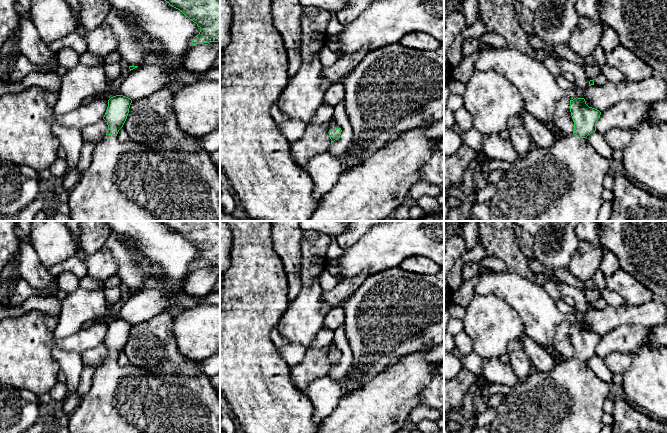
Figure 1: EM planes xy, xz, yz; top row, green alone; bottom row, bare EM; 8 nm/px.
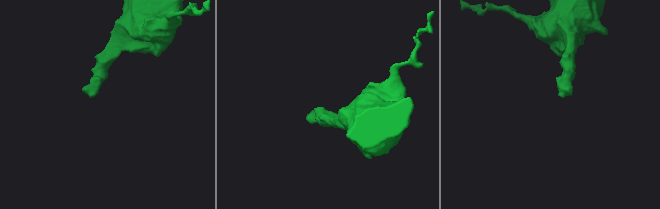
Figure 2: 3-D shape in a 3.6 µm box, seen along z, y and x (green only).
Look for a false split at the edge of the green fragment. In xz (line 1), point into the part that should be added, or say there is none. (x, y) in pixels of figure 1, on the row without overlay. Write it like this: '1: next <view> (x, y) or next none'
1: next xz (333, 349)

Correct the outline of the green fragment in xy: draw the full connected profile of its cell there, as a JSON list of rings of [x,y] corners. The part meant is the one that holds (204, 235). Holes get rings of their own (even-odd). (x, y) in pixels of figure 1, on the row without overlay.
[[[162,221],[201,253],[192,269],[220,266],[220,221]]]

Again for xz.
[[[334,343],[331,345],[328,356],[331,363],[331,368],[340,362],[341,356],[342,354],[336,344]]]

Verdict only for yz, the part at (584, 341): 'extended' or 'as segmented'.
extended

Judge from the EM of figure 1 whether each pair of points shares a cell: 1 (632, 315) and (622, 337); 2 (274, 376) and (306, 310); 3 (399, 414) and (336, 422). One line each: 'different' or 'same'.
1: different
2: different
3: same

